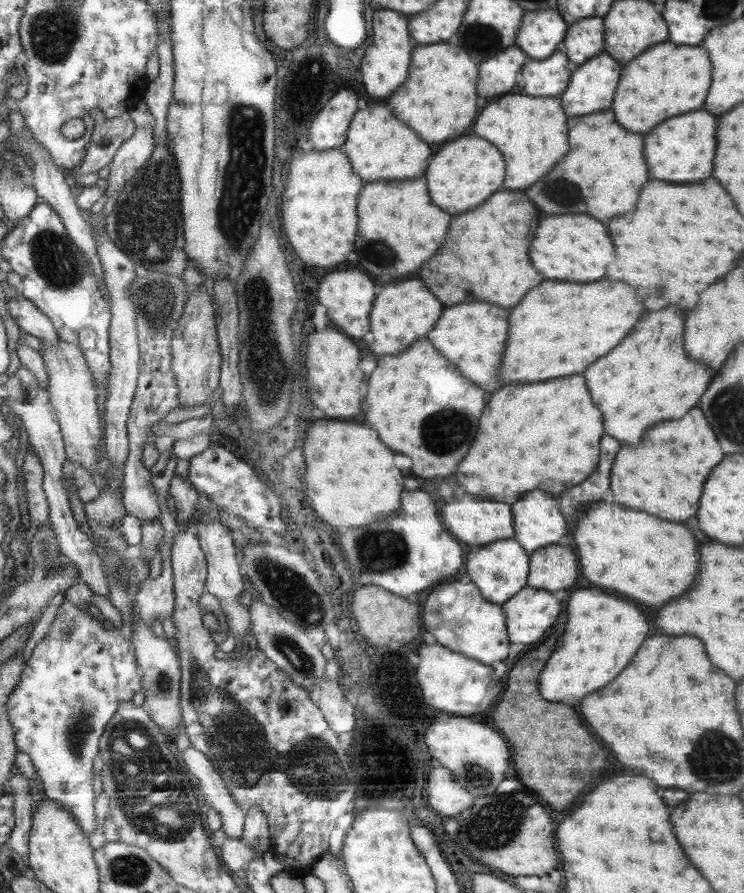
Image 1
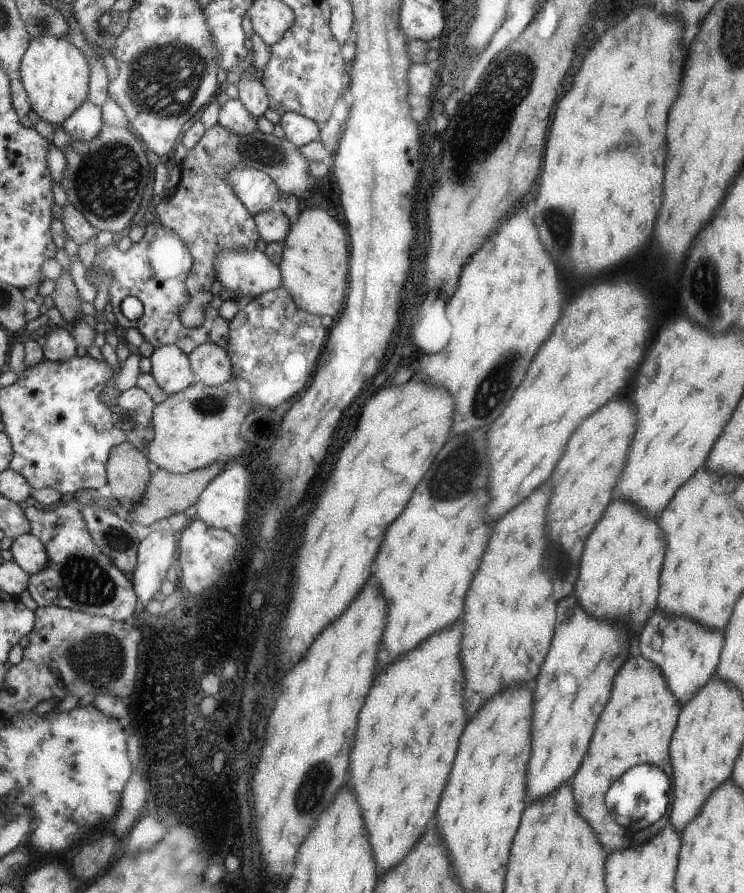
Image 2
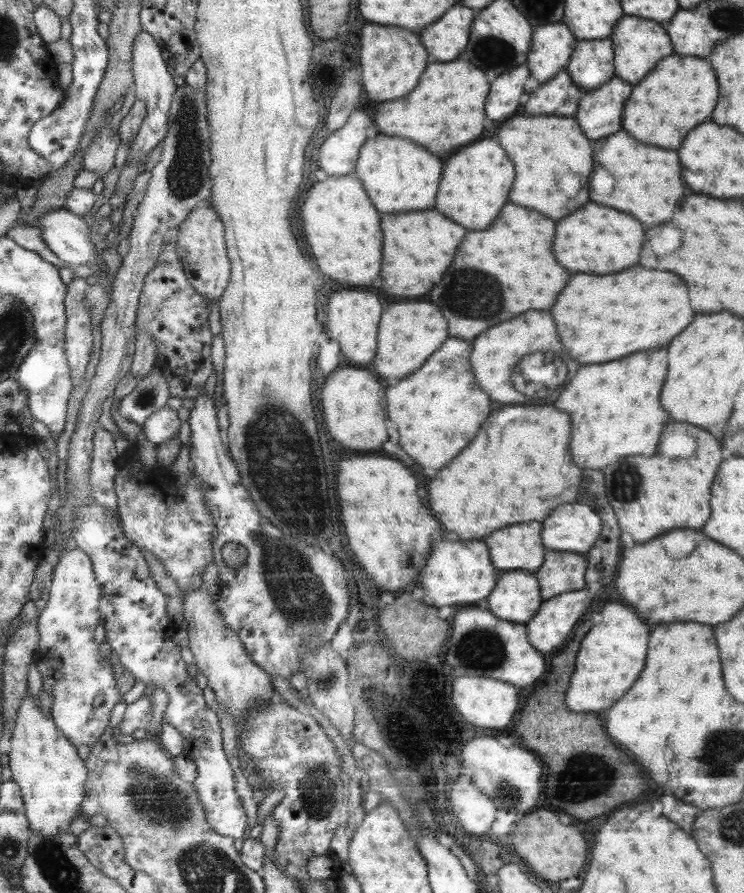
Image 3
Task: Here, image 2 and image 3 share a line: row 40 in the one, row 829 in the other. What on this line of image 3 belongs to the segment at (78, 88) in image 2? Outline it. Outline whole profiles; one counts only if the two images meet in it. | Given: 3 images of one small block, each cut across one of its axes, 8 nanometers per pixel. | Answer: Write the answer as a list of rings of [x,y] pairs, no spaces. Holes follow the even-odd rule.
[[[28,694],[19,709],[15,728],[6,738],[5,748],[12,779],[21,787],[25,802],[23,812],[31,831],[51,838],[70,832],[73,822],[81,816],[79,810],[87,799],[89,769],[77,754],[77,747],[57,728],[52,717],[45,717],[37,704],[37,698]]]

